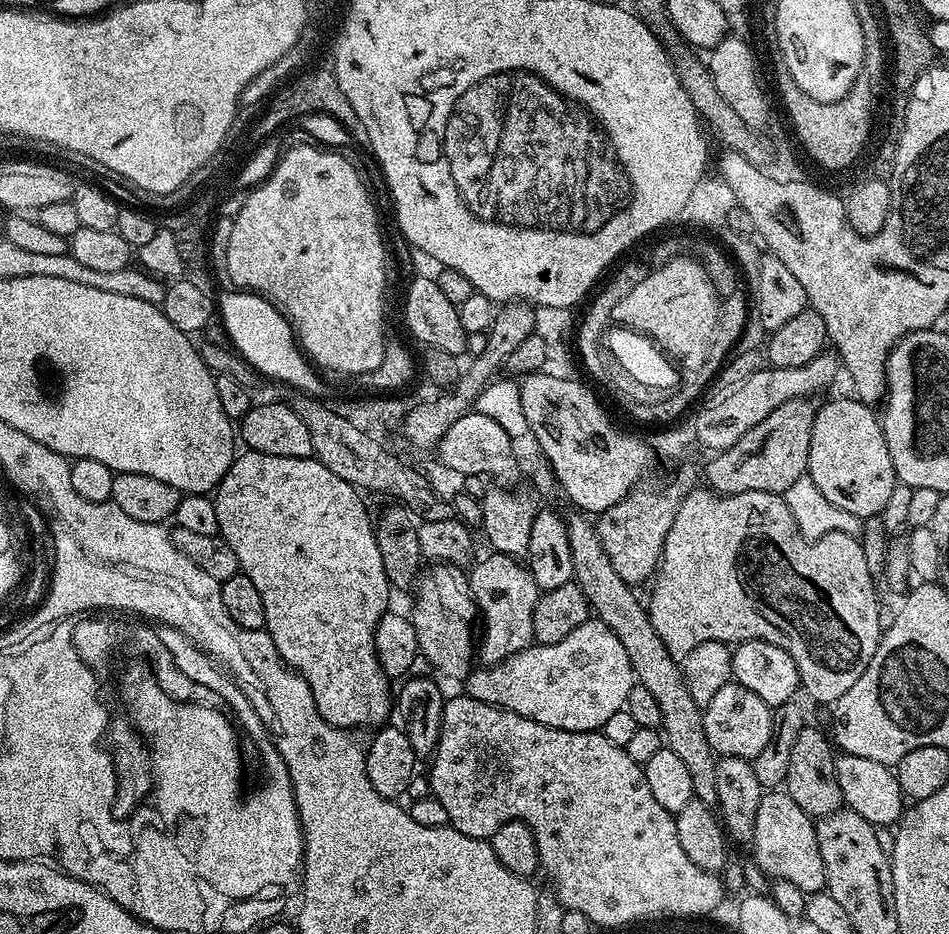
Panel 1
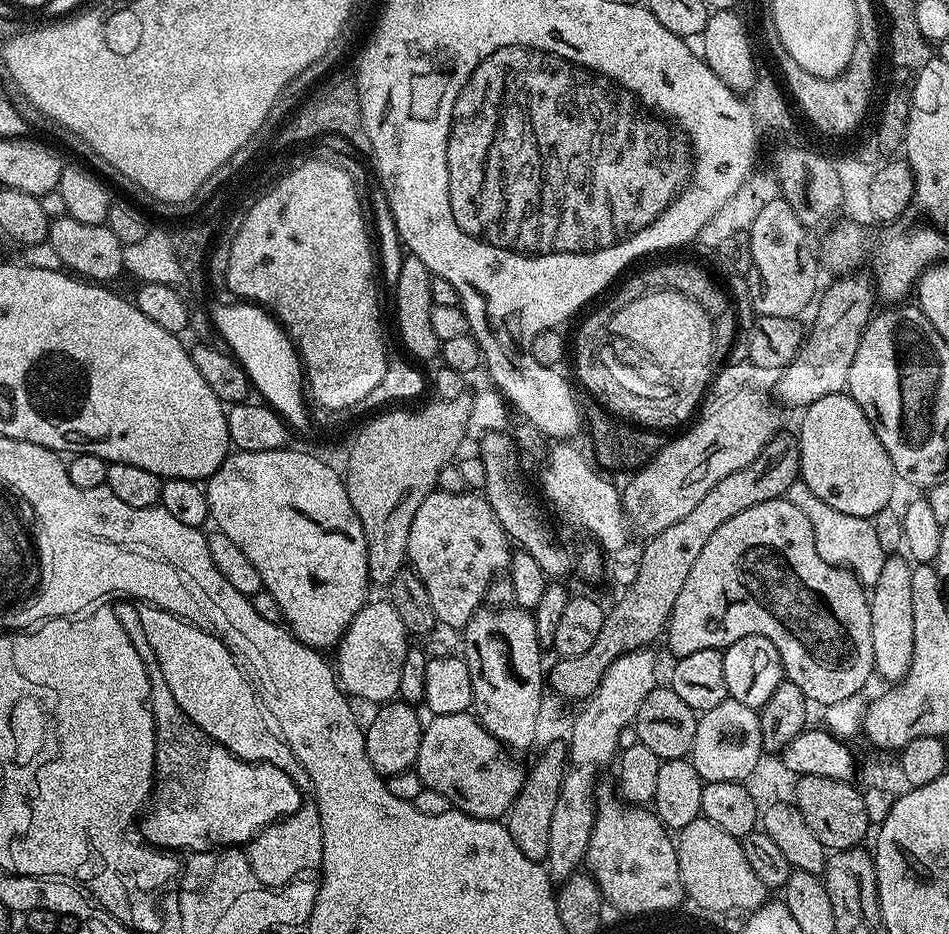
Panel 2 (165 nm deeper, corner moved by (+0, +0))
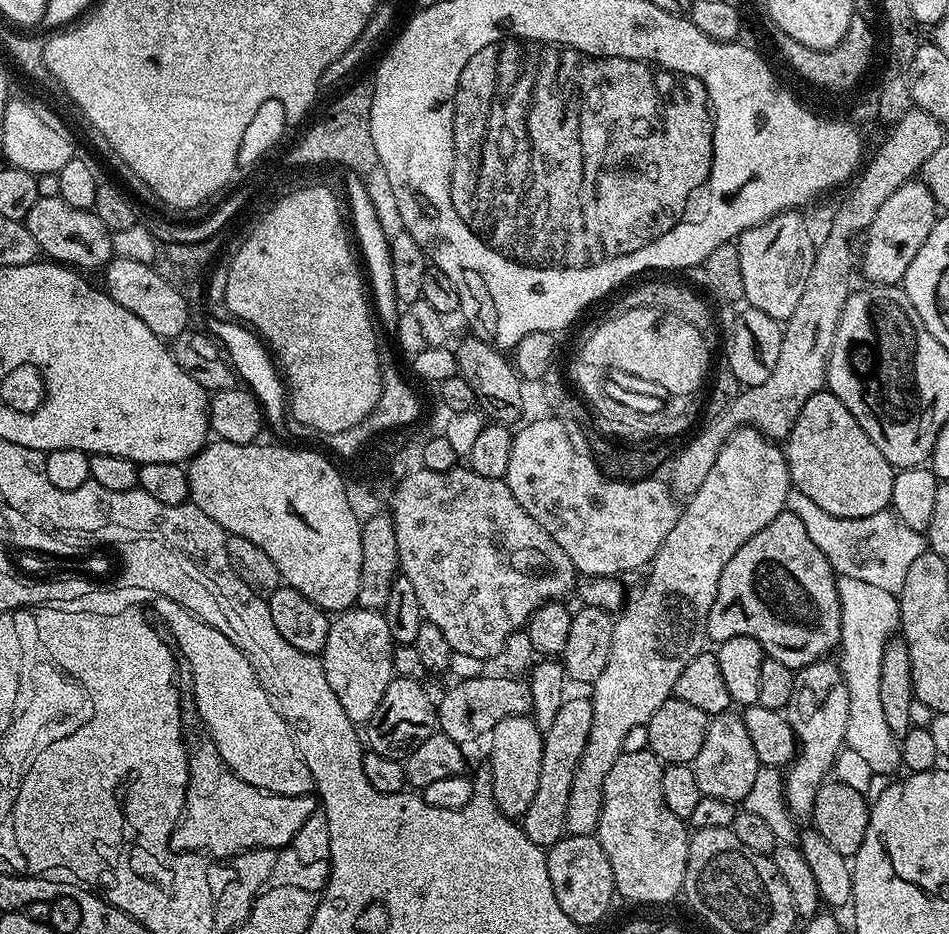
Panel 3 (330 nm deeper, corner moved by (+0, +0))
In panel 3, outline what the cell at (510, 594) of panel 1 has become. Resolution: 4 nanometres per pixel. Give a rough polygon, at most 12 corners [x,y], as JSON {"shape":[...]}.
{"shape":[[531,715],[490,734],[491,803],[516,822],[530,810],[544,733]]}

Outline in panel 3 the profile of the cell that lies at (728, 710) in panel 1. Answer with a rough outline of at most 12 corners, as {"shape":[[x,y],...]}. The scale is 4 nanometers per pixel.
{"shape":[[743,715],[709,719],[701,796],[742,802],[762,765]]}

